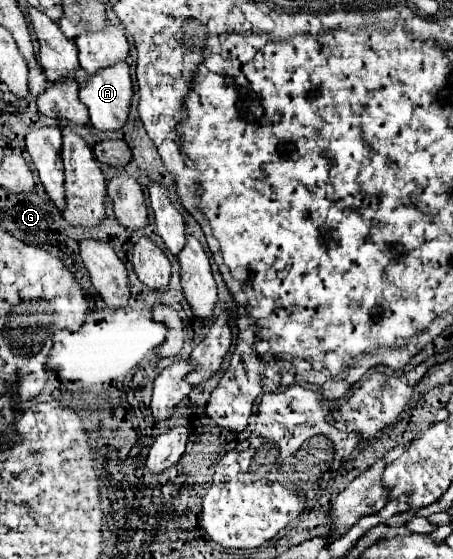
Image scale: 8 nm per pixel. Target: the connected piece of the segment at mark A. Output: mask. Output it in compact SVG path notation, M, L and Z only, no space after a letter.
M121 62L121 64L115 64L113 68L105 68L105 70L93 74L93 76L89 76L87 84L79 90L79 98L89 108L89 122L97 130L107 130L107 132L121 130L127 122L129 106L131 106L131 98L133 98L129 64Z

